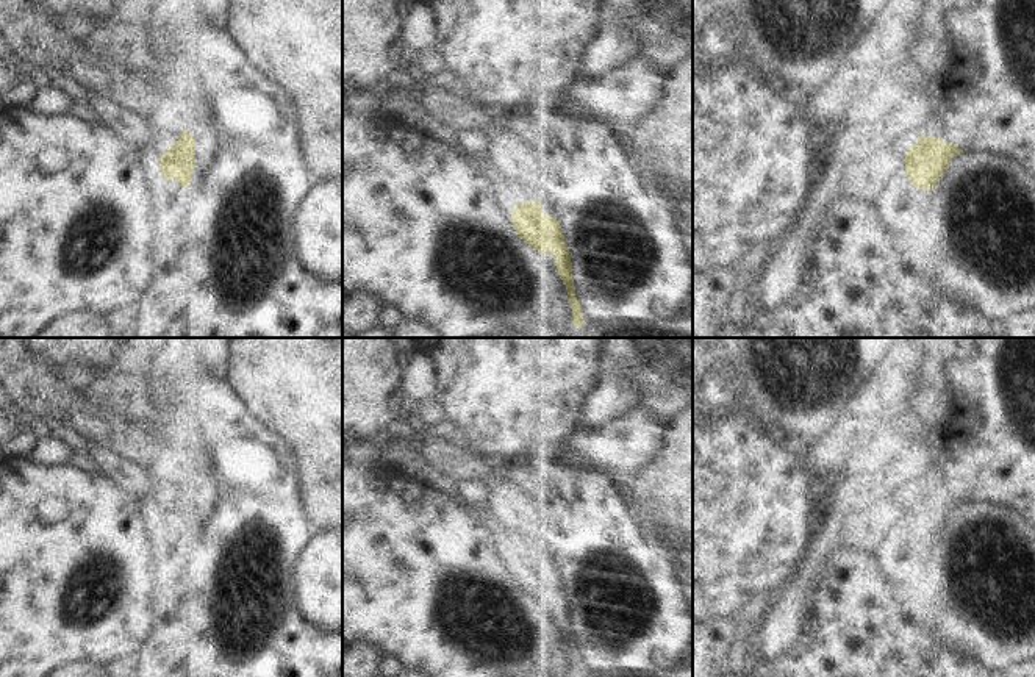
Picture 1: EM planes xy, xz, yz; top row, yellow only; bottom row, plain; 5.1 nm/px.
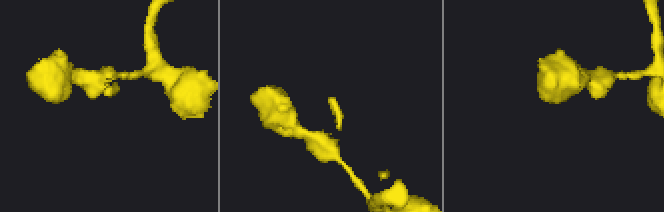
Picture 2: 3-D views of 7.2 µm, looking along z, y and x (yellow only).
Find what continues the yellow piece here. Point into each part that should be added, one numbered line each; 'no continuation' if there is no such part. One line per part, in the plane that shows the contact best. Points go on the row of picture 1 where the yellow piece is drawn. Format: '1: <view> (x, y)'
1: xy (169, 197)

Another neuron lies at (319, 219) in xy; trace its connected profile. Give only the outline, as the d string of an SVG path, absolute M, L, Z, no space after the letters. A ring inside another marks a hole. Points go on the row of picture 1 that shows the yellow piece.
M342 178L319 180L295 216L302 263L311 274L342 281Z

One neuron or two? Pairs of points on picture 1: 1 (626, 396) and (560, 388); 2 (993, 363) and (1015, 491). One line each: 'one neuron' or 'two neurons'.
1: two neurons
2: one neuron

